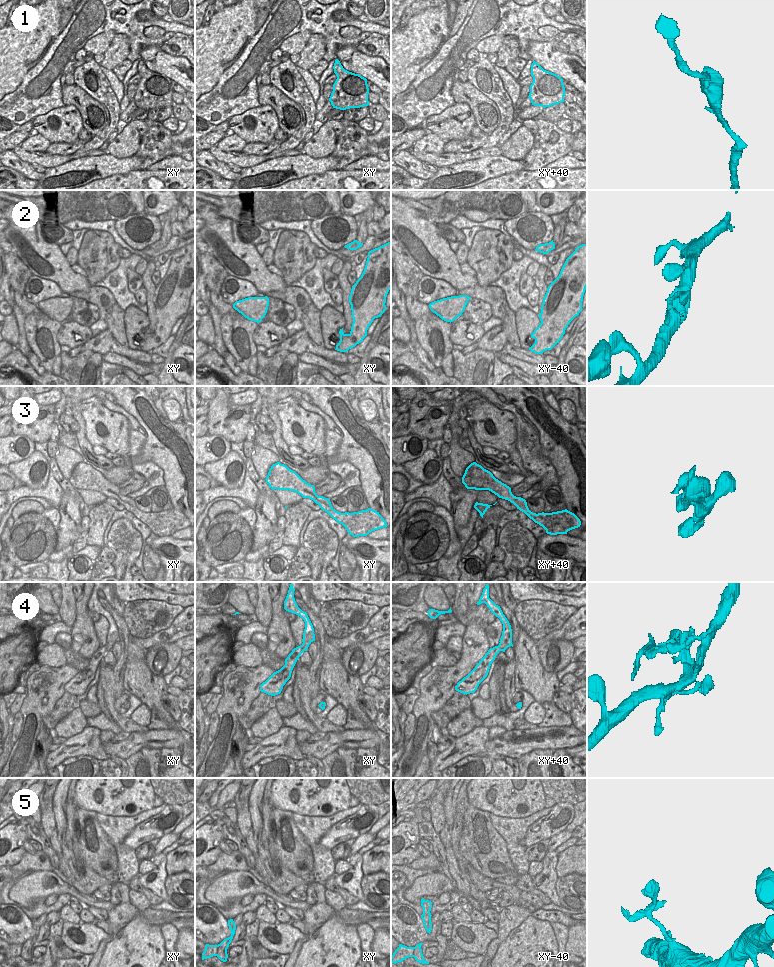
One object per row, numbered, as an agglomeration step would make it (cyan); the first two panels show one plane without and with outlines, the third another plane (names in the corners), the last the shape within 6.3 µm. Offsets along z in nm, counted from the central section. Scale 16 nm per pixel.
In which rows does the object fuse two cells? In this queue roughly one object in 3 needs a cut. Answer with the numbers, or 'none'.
4

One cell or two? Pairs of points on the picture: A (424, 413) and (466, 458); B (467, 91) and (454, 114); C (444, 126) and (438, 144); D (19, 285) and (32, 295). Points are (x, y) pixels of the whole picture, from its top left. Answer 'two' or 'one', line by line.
A: two
B: two
C: two
D: two

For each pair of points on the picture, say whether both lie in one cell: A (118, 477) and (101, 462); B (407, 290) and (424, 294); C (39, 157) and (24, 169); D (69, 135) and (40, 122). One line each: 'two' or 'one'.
A: two
B: two
C: two
D: one

